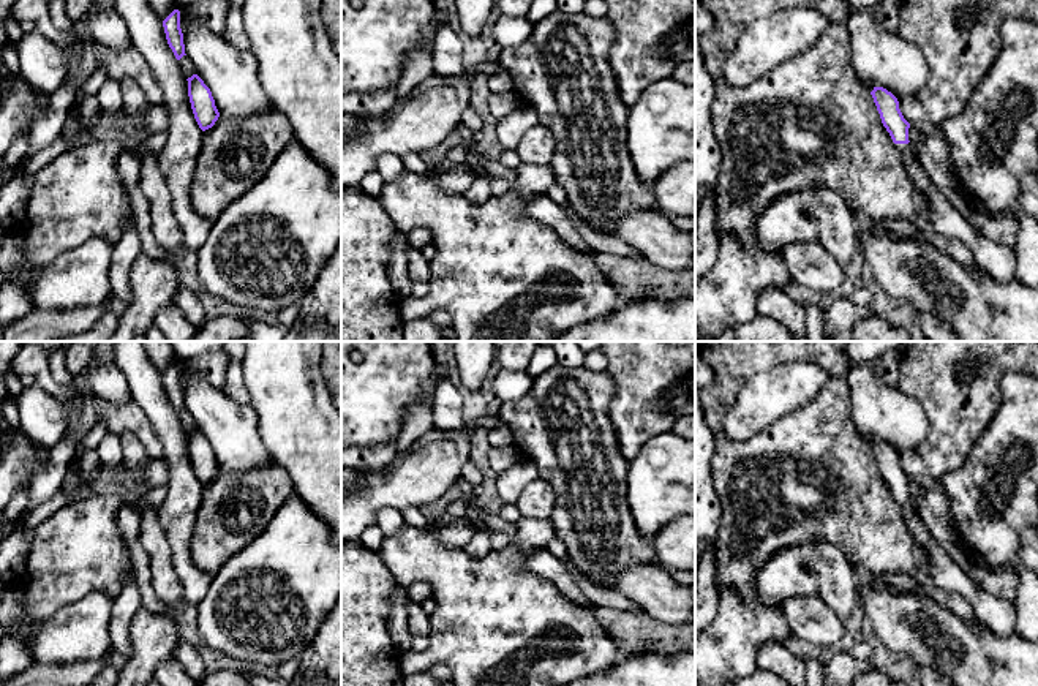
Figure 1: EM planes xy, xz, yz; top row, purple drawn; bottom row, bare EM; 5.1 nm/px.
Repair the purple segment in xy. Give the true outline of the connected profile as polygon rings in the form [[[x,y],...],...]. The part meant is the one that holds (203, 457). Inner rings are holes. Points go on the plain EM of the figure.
[[[193,428],[188,435],[188,450],[194,473],[202,485],[212,482],[220,471],[220,466],[215,460],[210,443],[204,435]]]

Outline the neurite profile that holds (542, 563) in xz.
[[[548,550],[531,553],[525,563],[525,569],[548,579],[564,596],[591,610],[594,605],[578,588],[574,577],[569,574],[562,560],[551,555]]]

